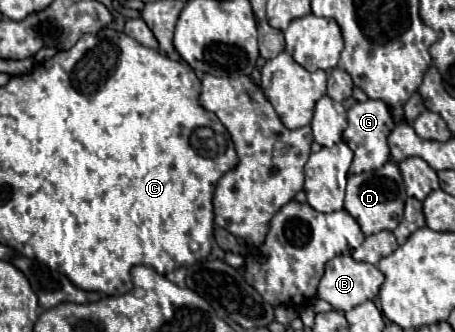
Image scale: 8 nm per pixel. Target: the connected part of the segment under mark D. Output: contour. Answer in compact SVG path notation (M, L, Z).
M388 162L382 168L372 170L372 172L348 176L344 208L354 216L354 220L360 224L360 228L366 236L372 236L382 230L394 230L402 220L404 202L406 202L406 190L404 190L400 170L394 162Z

